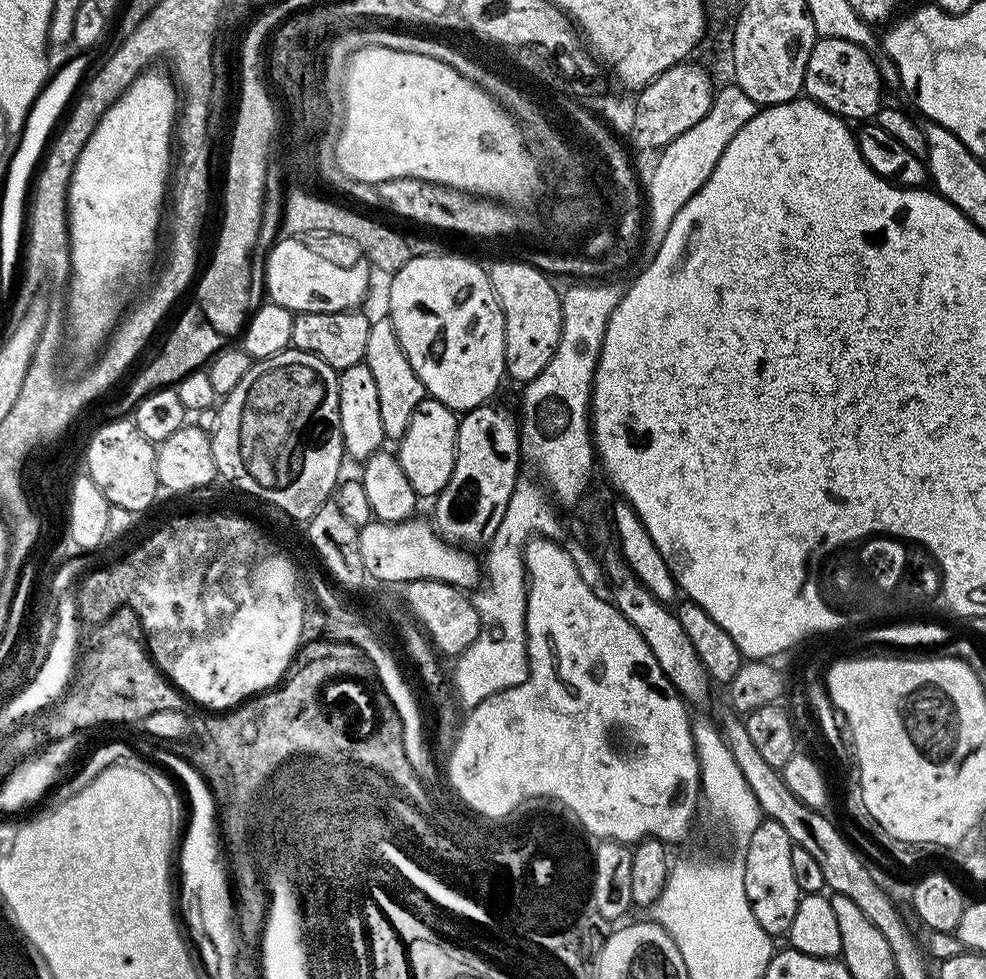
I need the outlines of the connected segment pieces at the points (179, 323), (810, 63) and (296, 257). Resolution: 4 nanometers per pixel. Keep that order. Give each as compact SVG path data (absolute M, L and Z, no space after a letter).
M193 306L193 308L186 309L177 318L172 333L165 338L160 353L133 378L132 385L129 386L128 393L124 396L125 406L128 410L135 409L136 405L146 399L150 393L159 392L161 388L172 388L192 373L201 371L221 347L221 334L218 330L214 330L214 326L210 326L202 308Z
M842 38L817 39L810 50L810 58L806 60L803 95L845 121L871 121L882 107L880 68L872 61L872 54L869 49Z
M280 238L268 256L264 280L268 283L267 299L293 314L302 312L350 312L361 307L368 292L367 263L347 268L337 266L307 249L298 238Z

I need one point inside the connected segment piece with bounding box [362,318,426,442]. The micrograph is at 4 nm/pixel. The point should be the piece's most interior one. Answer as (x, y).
(400, 391)

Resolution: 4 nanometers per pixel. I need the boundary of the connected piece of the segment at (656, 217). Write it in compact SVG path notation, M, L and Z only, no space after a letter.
M728 82L721 92L719 89L713 95L706 118L702 118L702 122L694 122L686 134L678 134L678 138L674 138L674 142L657 155L660 157L652 168L652 177L646 180L646 248L649 253L656 253L658 246L662 246L662 238L666 238L666 230L670 230L670 222L674 222L678 210L698 194L714 166L718 166L718 158L722 158L726 146L730 146L730 138L734 138L734 134L738 134L738 130L742 130L757 111L754 98L734 82Z

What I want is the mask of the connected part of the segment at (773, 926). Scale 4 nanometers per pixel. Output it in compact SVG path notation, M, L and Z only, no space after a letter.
M761 821L759 827L747 837L744 861L743 881L746 885L747 898L754 910L758 924L769 936L776 938L785 935L797 913L798 902L802 895L795 881L794 868L791 865L793 842L787 830L778 822Z

